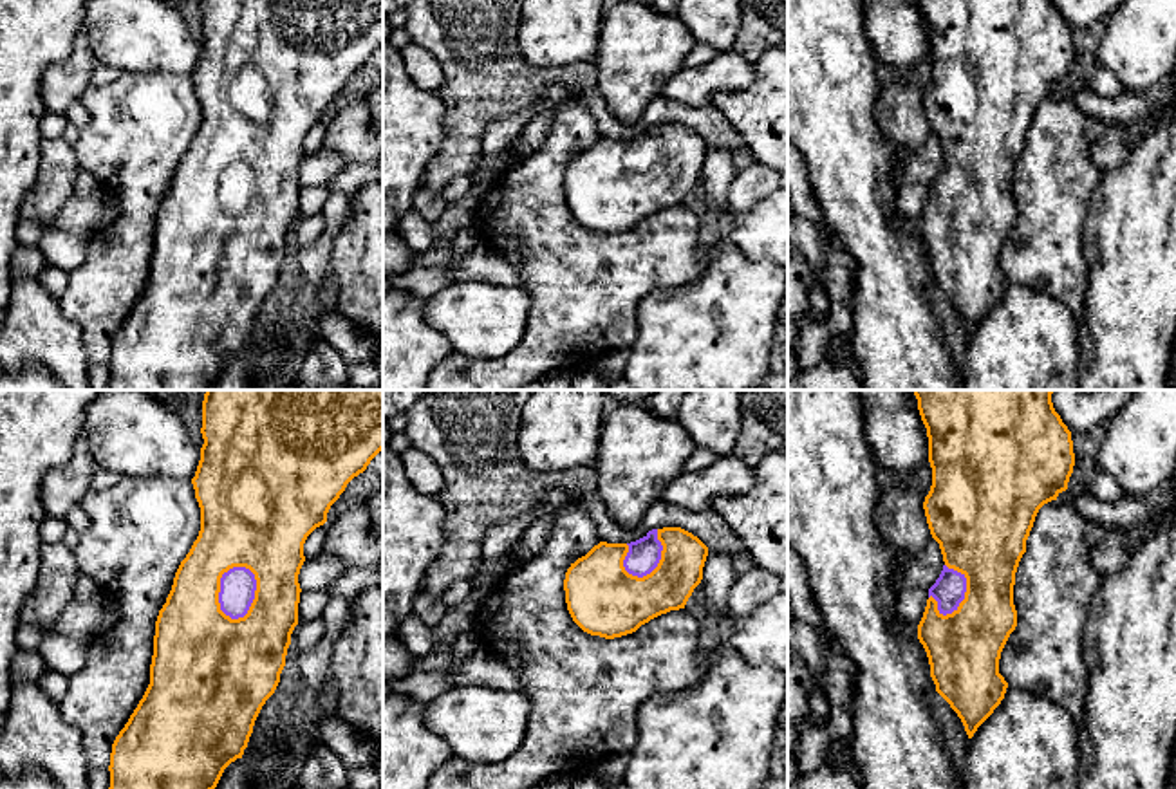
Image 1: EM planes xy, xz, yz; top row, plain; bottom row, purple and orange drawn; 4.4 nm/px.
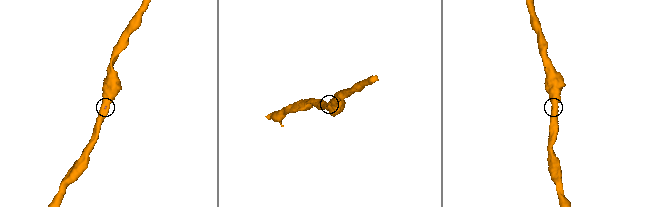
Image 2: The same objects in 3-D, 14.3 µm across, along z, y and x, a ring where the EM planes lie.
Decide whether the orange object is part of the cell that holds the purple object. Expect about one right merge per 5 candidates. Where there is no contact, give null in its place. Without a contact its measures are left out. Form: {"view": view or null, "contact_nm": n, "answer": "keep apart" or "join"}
{"view": "xy", "contact_nm": 260, "answer": "join"}

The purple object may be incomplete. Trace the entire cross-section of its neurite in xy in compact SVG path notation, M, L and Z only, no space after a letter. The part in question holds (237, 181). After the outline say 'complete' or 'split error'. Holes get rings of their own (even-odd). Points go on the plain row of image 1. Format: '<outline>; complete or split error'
M202 0L201 29L204 40L195 72L191 74L201 103L201 126L190 148L181 157L166 199L159 206L150 280L112 339L108 361L110 383L107 390L208 390L217 383L224 365L237 354L242 354L255 316L280 278L291 229L298 220L302 188L298 170L305 157L303 139L316 123L327 117L331 101L340 94L347 79L363 69L370 56L383 45L383 0Z; split error

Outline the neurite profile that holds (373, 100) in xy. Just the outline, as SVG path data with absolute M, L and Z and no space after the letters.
M383 74L376 76L372 88L361 96L359 103L372 112L376 132L383 134Z

